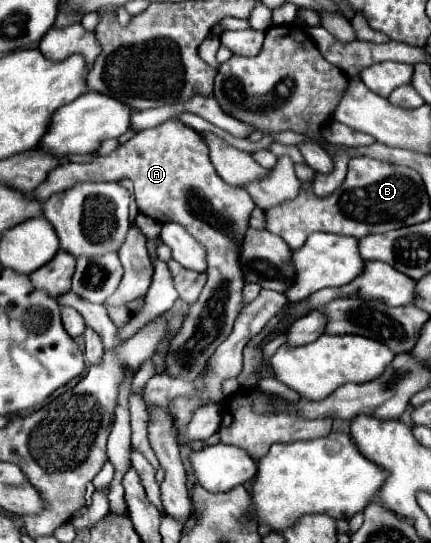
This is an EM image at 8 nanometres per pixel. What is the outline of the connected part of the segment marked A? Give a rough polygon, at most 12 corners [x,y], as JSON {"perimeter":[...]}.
{"perimeter":[[178,121],[26,197],[132,179],[140,213],[208,251],[208,281],[166,369],[194,379],[242,309],[238,251],[256,205]]}

